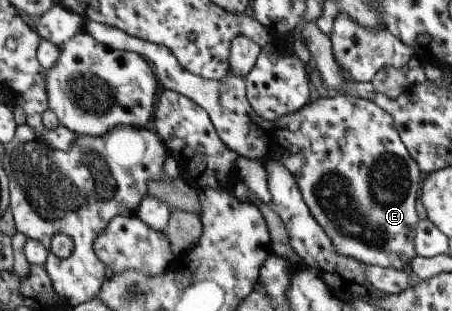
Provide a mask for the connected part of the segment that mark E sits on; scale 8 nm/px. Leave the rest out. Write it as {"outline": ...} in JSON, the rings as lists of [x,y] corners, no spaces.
{"outline":[[[86,21],[83,29],[86,34],[109,48],[128,50],[144,56],[154,67],[159,87],[180,93],[204,109],[220,141],[238,156],[262,163],[282,163],[282,167],[294,176],[310,215],[324,230],[338,254],[352,257],[367,265],[396,269],[402,269],[403,263],[410,263],[410,259],[416,256],[414,234],[420,217],[416,215],[415,205],[416,193],[422,180],[420,169],[404,147],[390,115],[375,103],[348,93],[336,93],[332,97],[319,97],[298,111],[277,117],[276,120],[262,120],[246,100],[245,76],[234,74],[230,67],[222,80],[207,80],[182,68],[172,52],[164,46],[142,41],[96,21]]]}

